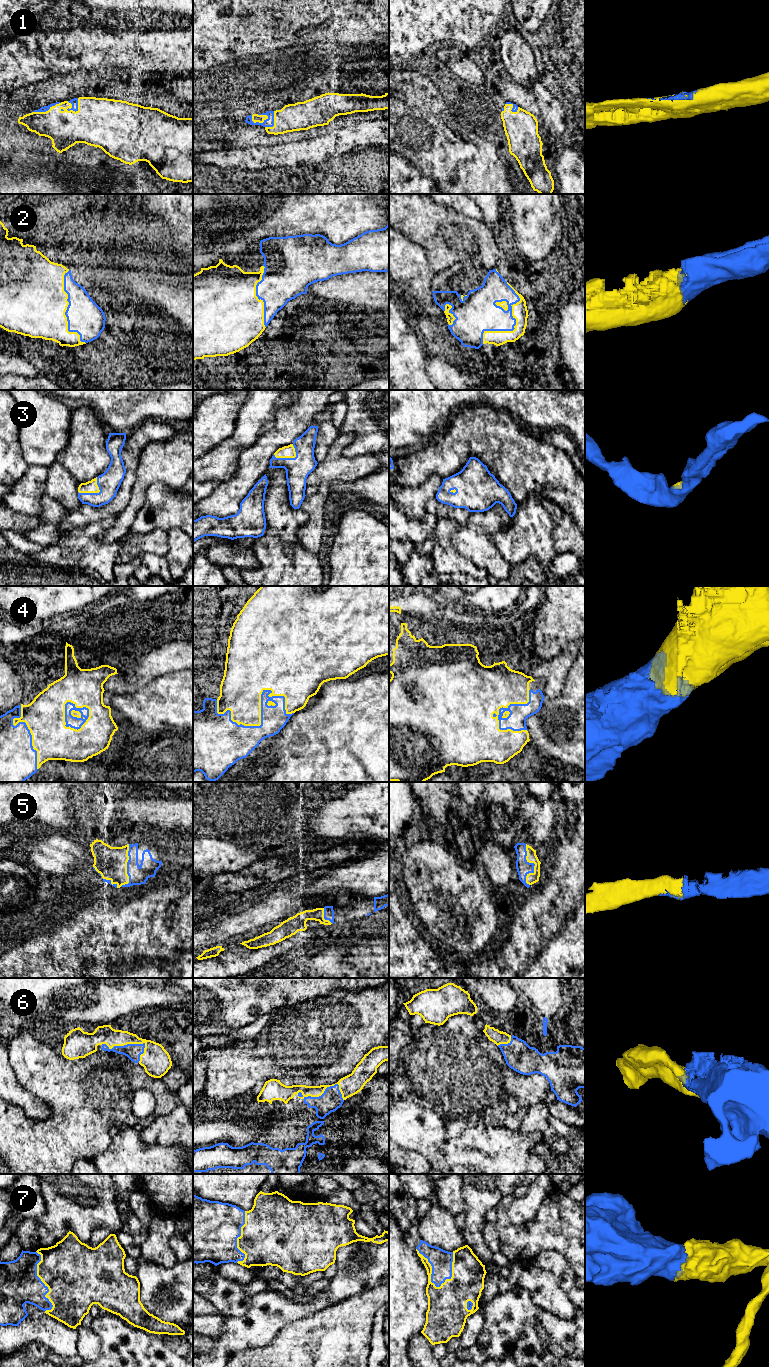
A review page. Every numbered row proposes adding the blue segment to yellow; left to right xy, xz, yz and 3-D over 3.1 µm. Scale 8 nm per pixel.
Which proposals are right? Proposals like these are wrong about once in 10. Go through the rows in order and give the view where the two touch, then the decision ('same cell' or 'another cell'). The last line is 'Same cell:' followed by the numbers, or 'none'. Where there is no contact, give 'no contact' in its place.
1: meets yellow in xy; same cell
2: meets yellow in yz; same cell
3: meets yellow in xy; same cell
4: meets yellow in xz; same cell
5: meets yellow in yz; same cell
6: meets yellow in xz; same cell
7: meets yellow in yz; same cell
Same cell: 1, 2, 3, 4, 5, 6, 7

